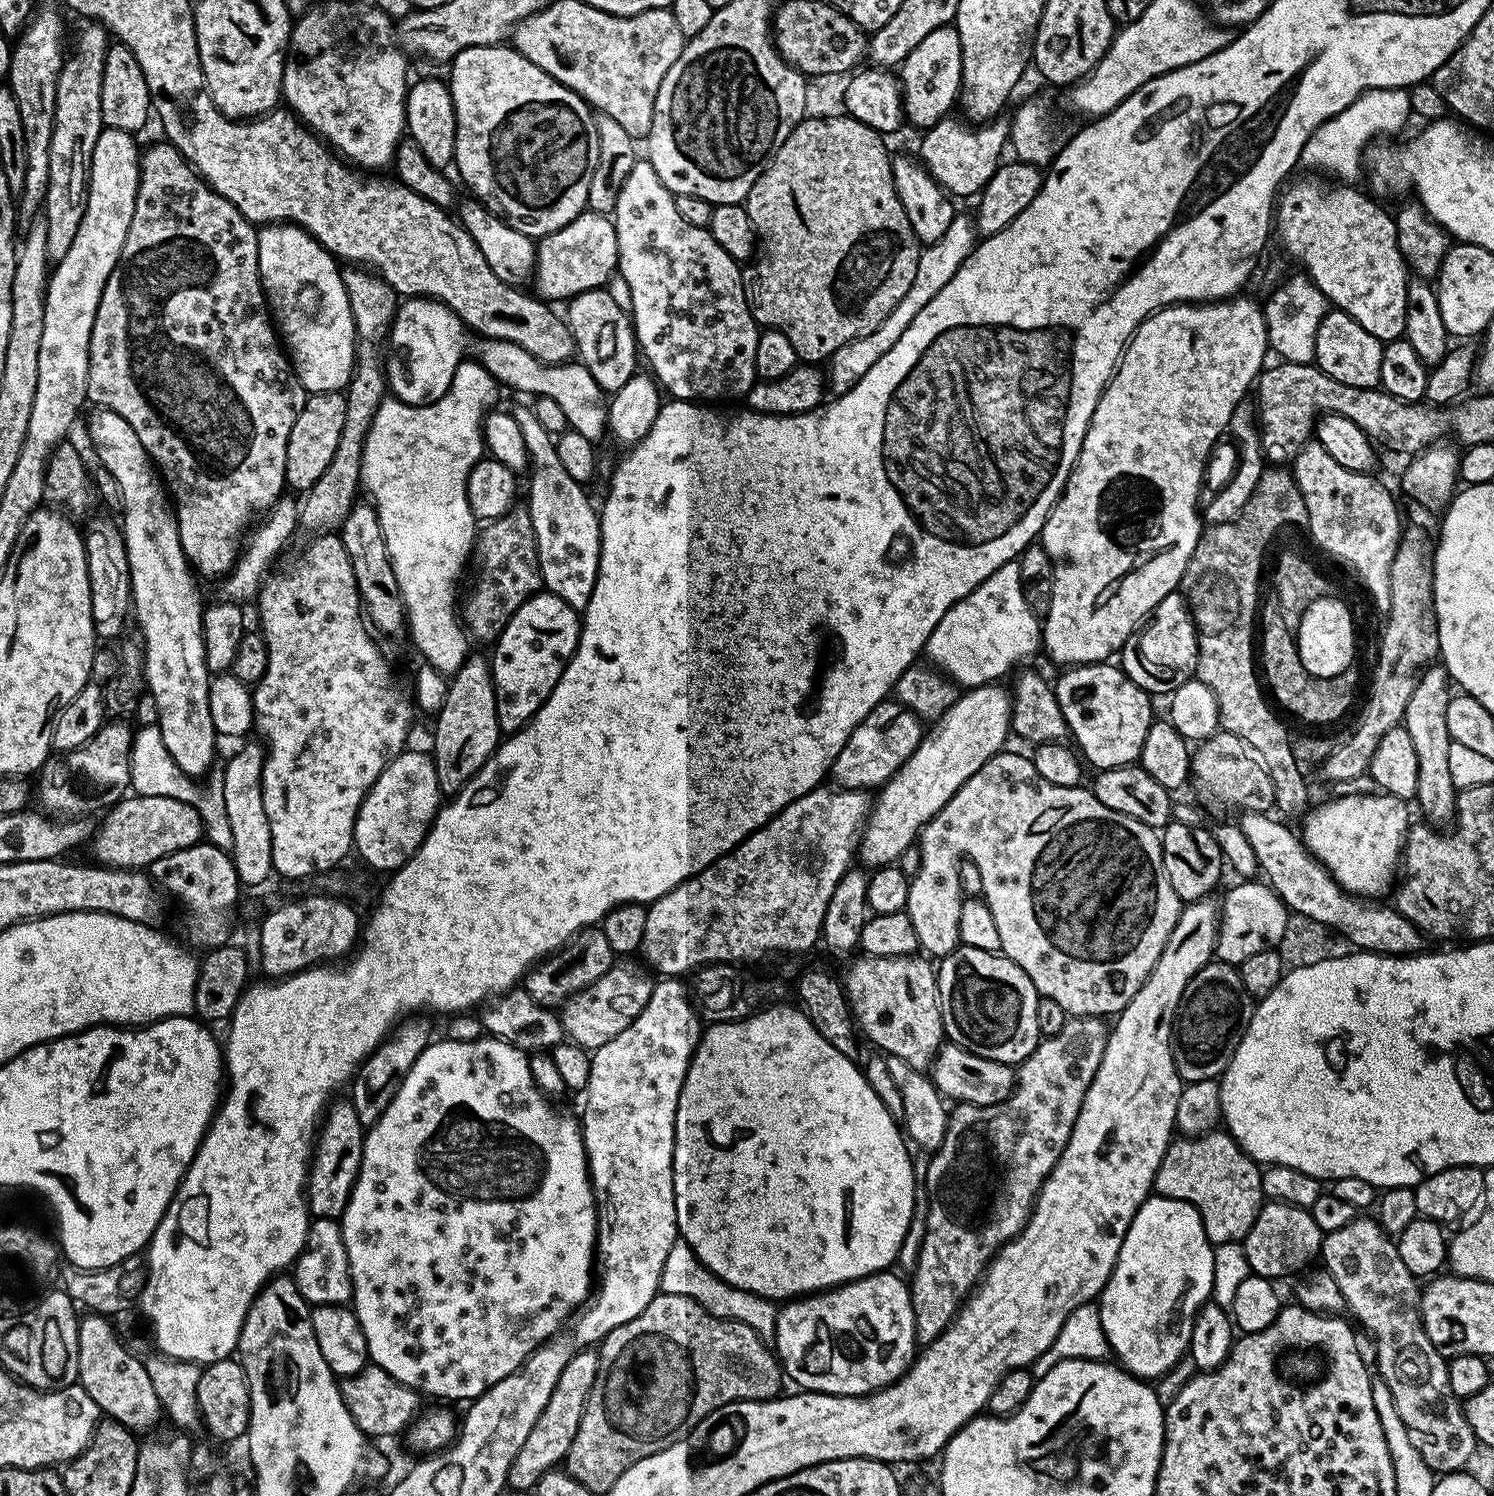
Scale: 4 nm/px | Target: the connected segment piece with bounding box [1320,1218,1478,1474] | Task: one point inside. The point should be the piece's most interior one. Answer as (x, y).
(1364, 1262)

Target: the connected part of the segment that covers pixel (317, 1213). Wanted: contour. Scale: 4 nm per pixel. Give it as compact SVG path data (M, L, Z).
M344 1098L344 1101L336 1109L334 1108L331 1109L332 1117L330 1117L331 1112L327 1117L328 1125L326 1120L314 1144L314 1155L308 1170L306 1195L308 1210L313 1217L340 1220L350 1202L362 1166L366 1125L358 1122L358 1114L354 1112L351 1099Z

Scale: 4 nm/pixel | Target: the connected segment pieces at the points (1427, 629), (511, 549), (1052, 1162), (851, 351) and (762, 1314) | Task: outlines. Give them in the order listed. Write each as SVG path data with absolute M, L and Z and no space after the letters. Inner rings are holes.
M1416 506L1412 512L1412 520L1416 524L1405 523L1403 532L1394 554L1393 564L1390 566L1390 608L1386 613L1388 621L1384 624L1384 633L1380 636L1380 653L1376 656L1376 669L1372 672L1372 685L1368 688L1368 701L1364 704L1364 713L1360 716L1360 725L1352 737L1345 739L1336 753L1323 765L1322 772L1329 776L1329 781L1348 778L1361 778L1367 773L1370 766L1370 758L1374 758L1374 750L1378 750L1378 742L1392 728L1401 727L1404 719L1404 711L1410 702L1410 694L1414 694L1414 686L1418 679L1418 673L1425 666L1431 665L1437 659L1440 651L1440 639L1438 638L1438 626L1436 625L1436 610L1432 607L1432 575L1434 574L1434 562L1436 561L1436 545L1434 532L1422 525L1427 522L1429 509L1424 506Z
M516 506L502 518L487 521L479 529L474 545L475 559L480 559L476 585L462 600L462 624L473 637L495 641L510 618L537 592L541 591L540 563L534 538L534 526L527 507Z
M1074 1016L1068 1018L1062 1030L1053 1036L1045 1036L1040 1044L1030 1053L1023 1064L1019 1065L1016 1073L1016 1086L1011 1096L1006 1097L997 1104L961 1104L957 1103L951 1109L946 1126L946 1134L942 1138L942 1146L931 1153L929 1172L926 1174L924 1189L929 1196L929 1214L926 1216L925 1238L918 1254L917 1268L910 1276L910 1291L912 1294L912 1309L914 1310L914 1326L916 1327L916 1339L921 1345L927 1346L934 1342L948 1328L948 1324L956 1316L961 1304L968 1298L969 1292L980 1282L985 1268L991 1262L992 1257L999 1252L1003 1244L1008 1243L1018 1235L1024 1224L1028 1221L1028 1215L1032 1213L1032 1205L1036 1202L1036 1196L1044 1179L1054 1170L1070 1134L1074 1130L1074 1122L1078 1118L1078 1110L1082 1110L1082 1102L1086 1098L1086 1090L1090 1082L1094 1082L1094 1074L1098 1074L1098 1062L1102 1062L1102 1054L1106 1050L1108 1041L1109 1025L1098 1016Z
M956 214L950 226L947 227L946 234L921 251L918 270L914 273L914 282L910 282L910 290L906 290L902 302L898 302L898 306L894 306L894 310L886 314L886 322L882 322L882 326L878 326L874 334L866 334L866 338L858 338L854 342L846 342L832 352L826 364L828 367L826 380L830 388L833 388L833 393L839 394L851 390L864 377L866 370L870 370L870 366L874 366L874 362L878 362L882 354L887 354L894 347L894 342L898 342L898 338L906 334L906 326L910 326L910 322L918 318L922 306L926 306L926 302L930 302L930 298L934 298L934 294L938 294L938 290L942 290L942 286L946 286L946 282L950 282L950 278L958 274L962 262L966 262L966 258L977 243L978 233L973 221L967 220L962 214Z
M678 1238L674 1242L674 1246L670 1246L670 1254L666 1254L666 1266L662 1266L660 1292L682 1294L686 1298L698 1302L715 1316L721 1316L724 1320L746 1322L746 1326L750 1326L760 1335L762 1343L769 1346L776 1343L777 1305L771 1300L764 1300L760 1296L755 1296L753 1292L738 1290L722 1278L718 1278L697 1258L692 1247L682 1238Z

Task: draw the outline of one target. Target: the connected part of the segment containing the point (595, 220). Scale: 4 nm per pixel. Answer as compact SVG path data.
M586 210L574 222L551 232L536 245L535 295L545 302L567 302L586 290L604 288L617 271L618 242L615 223L607 215Z

